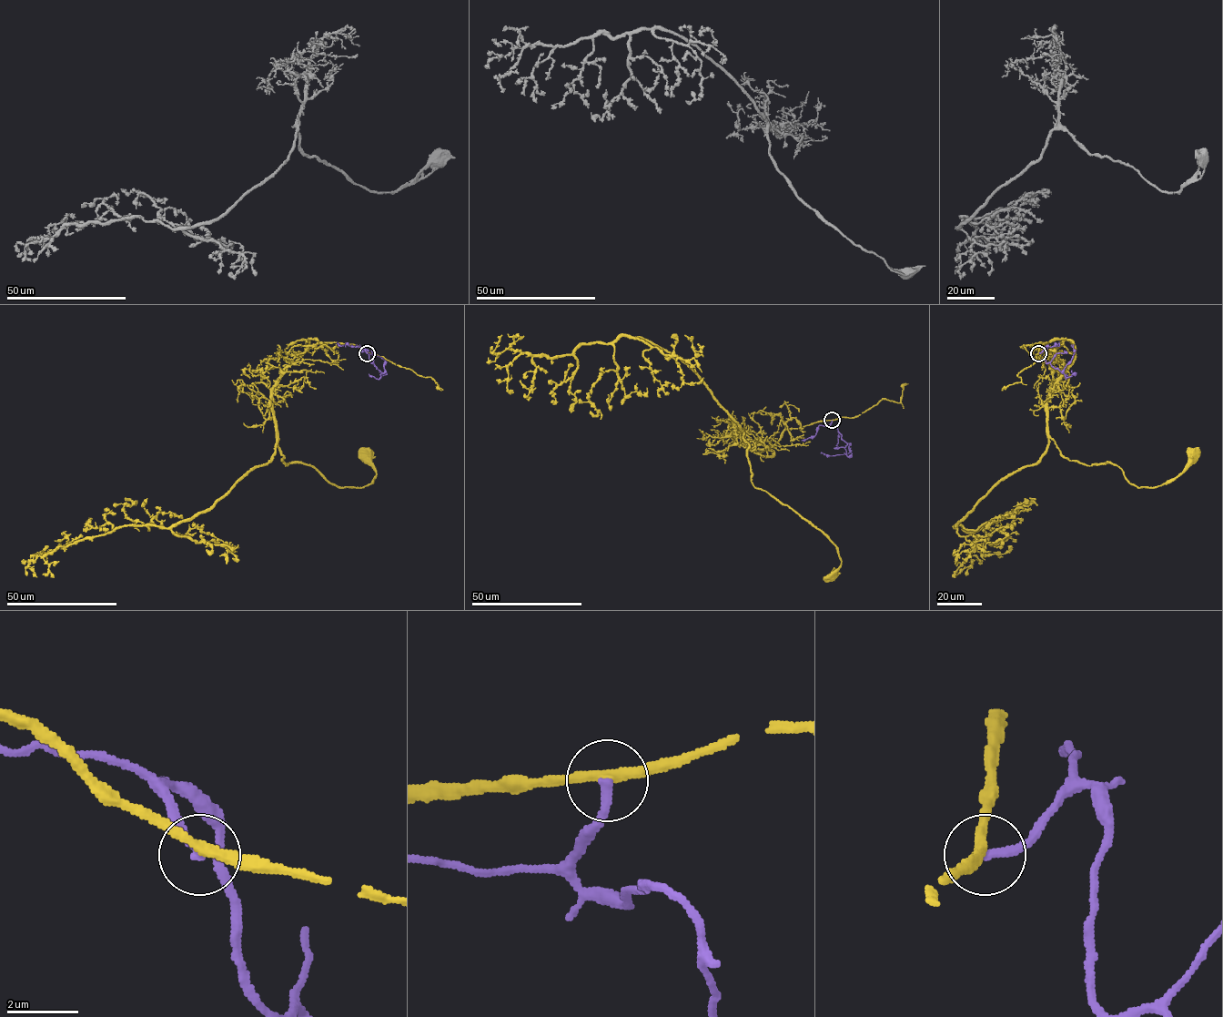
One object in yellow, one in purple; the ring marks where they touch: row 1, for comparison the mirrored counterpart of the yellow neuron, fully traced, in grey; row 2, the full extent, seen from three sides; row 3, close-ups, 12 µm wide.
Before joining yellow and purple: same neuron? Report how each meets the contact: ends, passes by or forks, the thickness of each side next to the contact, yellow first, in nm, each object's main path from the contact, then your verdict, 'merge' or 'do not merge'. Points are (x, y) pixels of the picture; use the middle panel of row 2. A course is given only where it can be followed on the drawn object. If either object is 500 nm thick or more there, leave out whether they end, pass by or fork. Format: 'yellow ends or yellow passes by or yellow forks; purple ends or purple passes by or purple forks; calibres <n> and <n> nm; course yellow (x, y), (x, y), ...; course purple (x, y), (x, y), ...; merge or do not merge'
yellow passes by; purple ends; calibres 280 and 240 nm; course yellow (832, 421), (786, 429), (779, 416), (753, 413), (766, 456), (736, 430), (752, 483), (835, 547), (832, 574); course purple (832, 421), (830, 426), (835, 427), (842, 438), (849, 443), (850, 452), (832, 456), (820, 453); do not merge

